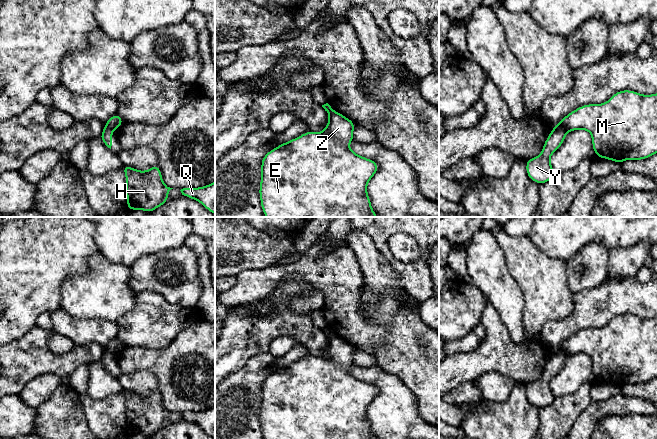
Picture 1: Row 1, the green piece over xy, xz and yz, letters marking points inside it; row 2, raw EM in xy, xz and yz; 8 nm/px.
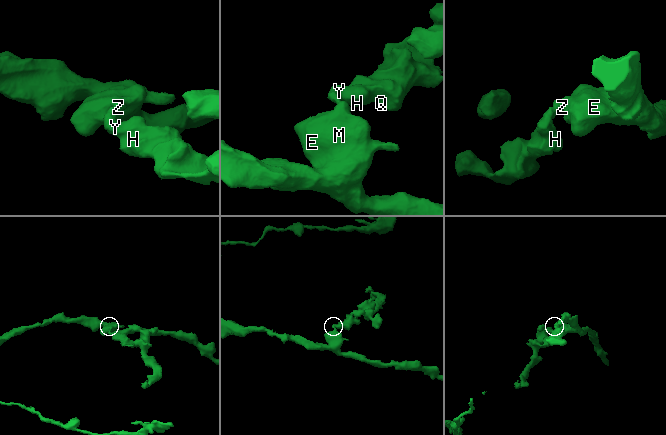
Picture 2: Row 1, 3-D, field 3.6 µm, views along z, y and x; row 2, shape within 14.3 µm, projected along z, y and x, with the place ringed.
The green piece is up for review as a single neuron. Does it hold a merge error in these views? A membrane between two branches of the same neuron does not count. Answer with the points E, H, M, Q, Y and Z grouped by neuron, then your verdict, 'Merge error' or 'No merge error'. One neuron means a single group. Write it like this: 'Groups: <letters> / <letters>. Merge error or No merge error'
Groups: E M Z / H Q Y. Merge error

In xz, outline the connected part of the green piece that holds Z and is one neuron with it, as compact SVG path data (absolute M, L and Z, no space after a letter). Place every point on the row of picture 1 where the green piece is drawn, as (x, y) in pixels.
M334 112L329 116L327 126L322 132L315 133L308 131L270 150L262 158L259 195L261 207L266 217L378 217L372 209L367 193L367 184L376 174L379 167L375 161L356 154L348 147L350 142L354 140L353 129L355 126L353 121L343 116L341 113Z

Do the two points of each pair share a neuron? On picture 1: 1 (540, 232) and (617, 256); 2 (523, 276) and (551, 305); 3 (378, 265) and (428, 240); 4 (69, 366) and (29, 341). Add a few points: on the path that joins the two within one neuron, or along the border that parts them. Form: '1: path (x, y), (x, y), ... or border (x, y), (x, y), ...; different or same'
1: border (633, 244), (613, 247), (610, 250); different
2: path (530, 283), (545, 298); same
3: border (373, 241), (378, 252), (398, 274), (400, 280); different
4: path (59, 364), (50, 362), (39, 351); same

